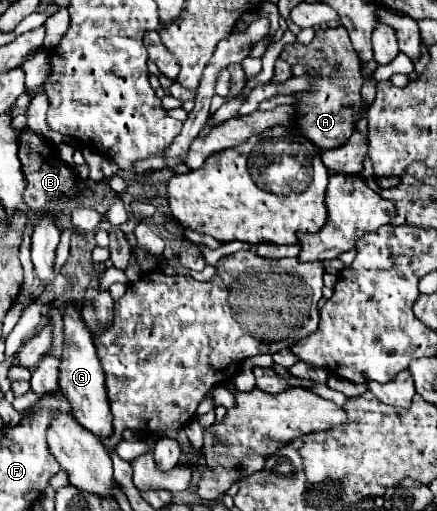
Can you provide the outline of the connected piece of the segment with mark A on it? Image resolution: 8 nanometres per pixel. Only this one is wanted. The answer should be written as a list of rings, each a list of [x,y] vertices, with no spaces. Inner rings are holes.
[[[343,25],[319,29],[315,33],[315,39],[309,45],[291,43],[285,45],[281,51],[281,57],[293,65],[303,59],[305,65],[311,67],[311,73],[321,73],[309,91],[303,91],[297,95],[299,105],[299,129],[309,137],[319,149],[333,149],[343,145],[351,131],[355,129],[355,121],[359,119],[359,107],[361,107],[361,60],[353,48],[347,31]]]

